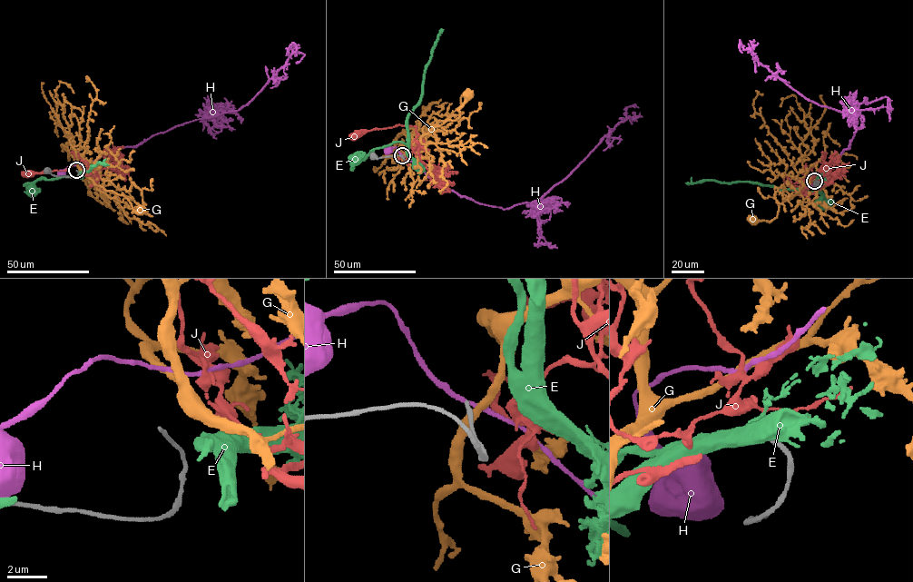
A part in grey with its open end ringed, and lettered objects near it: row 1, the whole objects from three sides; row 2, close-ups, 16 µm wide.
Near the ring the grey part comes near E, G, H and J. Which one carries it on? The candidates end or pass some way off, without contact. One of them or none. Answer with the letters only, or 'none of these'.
none of these

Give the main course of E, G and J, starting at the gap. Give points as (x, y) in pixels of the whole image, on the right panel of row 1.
E: (812, 181), (806, 182), (801, 189), (819, 192), (821, 194), (819, 199)
G: (812, 177), (804, 182), (801, 190), (778, 204), (777, 216), (770, 221), (753, 221)
J: (814, 178), (807, 183), (793, 185), (784, 172), (784, 182), (794, 190)

